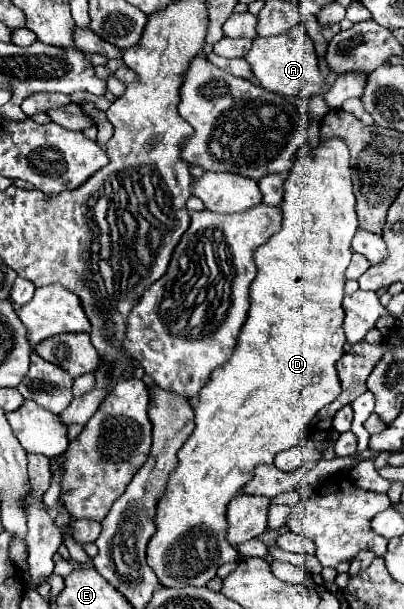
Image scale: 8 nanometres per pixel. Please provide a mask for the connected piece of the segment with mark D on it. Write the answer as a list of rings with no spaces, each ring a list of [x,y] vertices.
[[[332,138],[328,142],[320,142],[320,146],[316,150],[310,150],[308,146],[304,146],[296,158],[296,164],[290,172],[290,176],[284,182],[284,200],[282,200],[282,230],[278,234],[274,234],[266,244],[262,244],[256,252],[254,252],[254,262],[258,266],[258,274],[250,286],[250,308],[248,308],[248,316],[246,322],[242,326],[242,332],[238,336],[238,344],[236,350],[232,354],[232,358],[216,368],[208,380],[208,384],[200,390],[198,396],[198,404],[196,404],[196,428],[190,436],[190,440],[180,448],[178,452],[178,468],[174,470],[174,476],[170,476],[170,484],[166,488],[166,496],[162,496],[162,500],[158,502],[158,516],[156,516],[156,526],[158,532],[150,538],[148,544],[148,564],[154,570],[154,574],[158,576],[158,580],[164,586],[170,588],[182,588],[182,586],[206,586],[208,580],[212,580],[216,576],[218,566],[226,564],[226,562],[236,562],[238,560],[238,552],[234,546],[226,544],[226,506],[228,502],[240,492],[242,484],[246,484],[252,476],[254,466],[258,464],[272,464],[278,452],[284,452],[292,446],[296,446],[302,436],[308,432],[312,418],[318,414],[320,408],[332,404],[342,388],[340,388],[340,378],[338,378],[338,370],[336,370],[336,362],[346,354],[344,352],[344,344],[346,344],[346,334],[342,328],[344,322],[344,308],[342,308],[342,300],[344,300],[344,272],[350,264],[352,258],[352,238],[358,230],[358,216],[356,216],[356,198],[354,198],[354,190],[352,190],[352,174],[350,174],[350,154],[348,148],[342,140]]]

